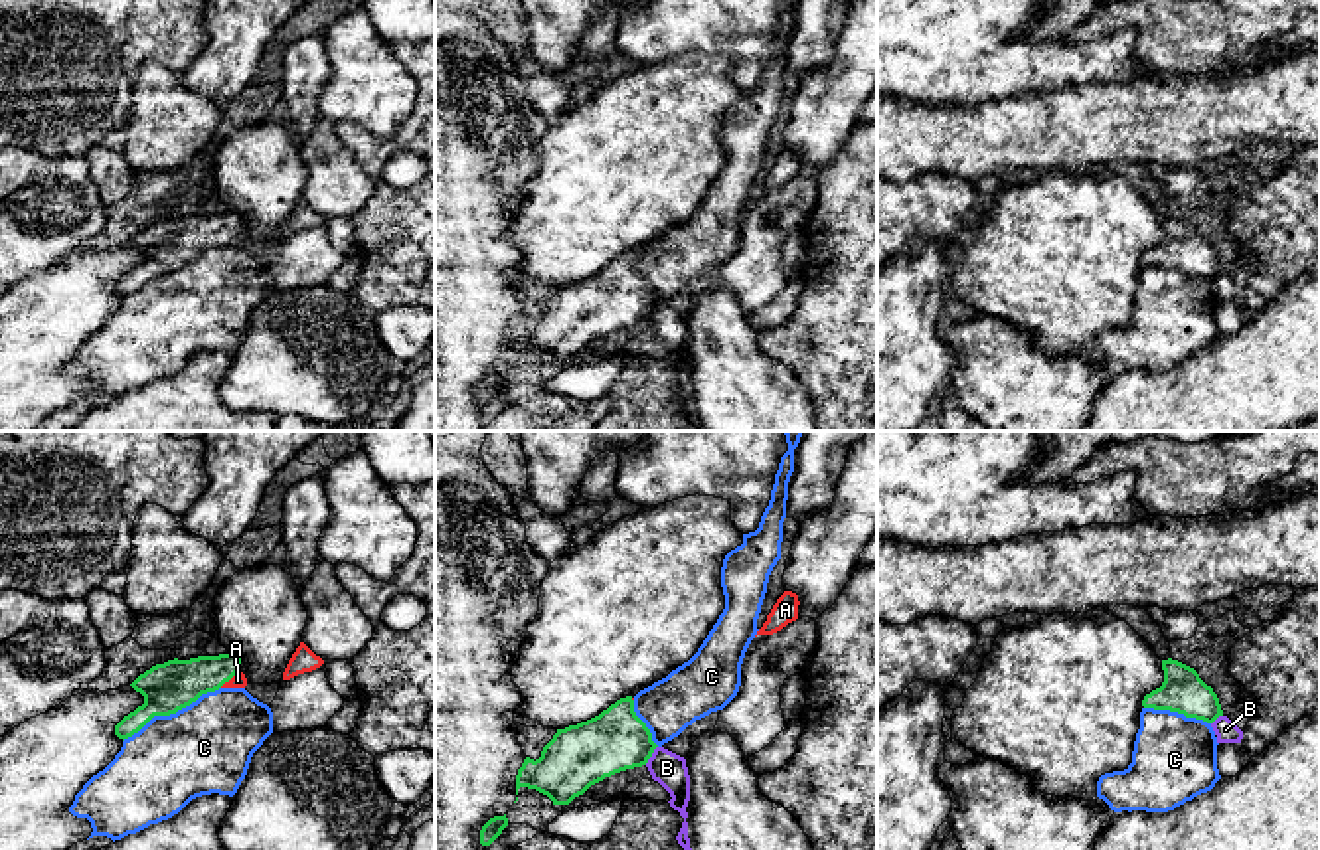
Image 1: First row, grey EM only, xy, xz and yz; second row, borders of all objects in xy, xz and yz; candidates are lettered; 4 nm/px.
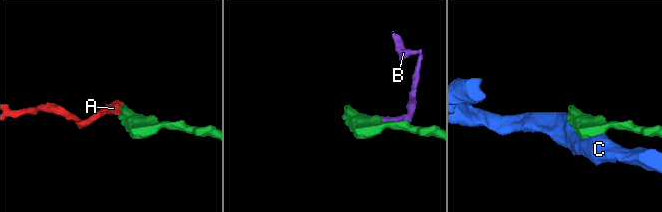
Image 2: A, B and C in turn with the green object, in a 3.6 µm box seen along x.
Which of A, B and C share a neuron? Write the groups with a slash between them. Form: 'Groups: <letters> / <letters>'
Groups: A / B / C

